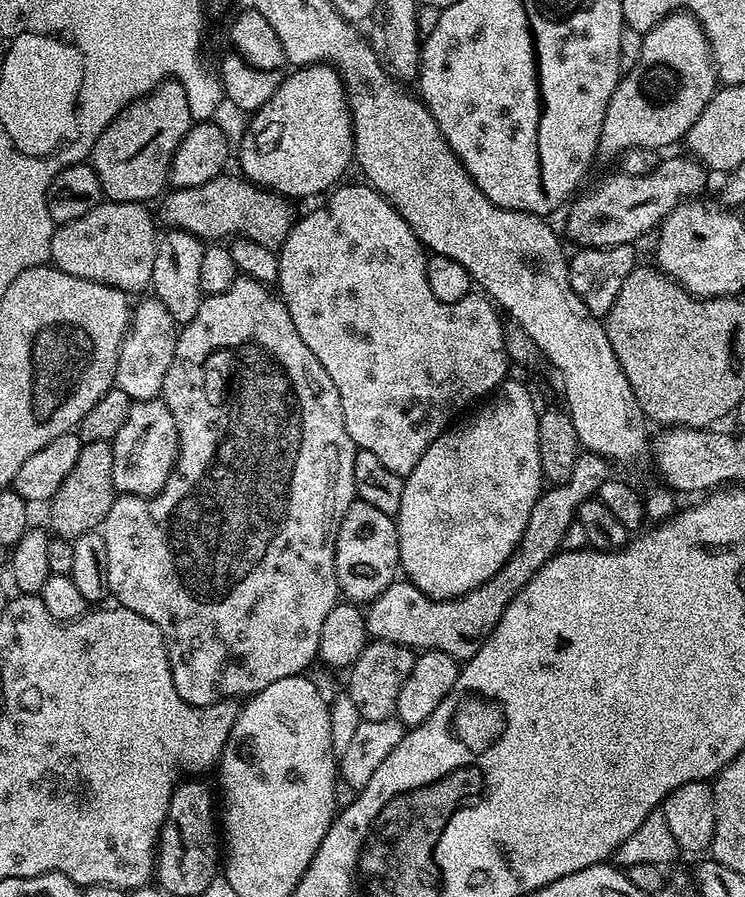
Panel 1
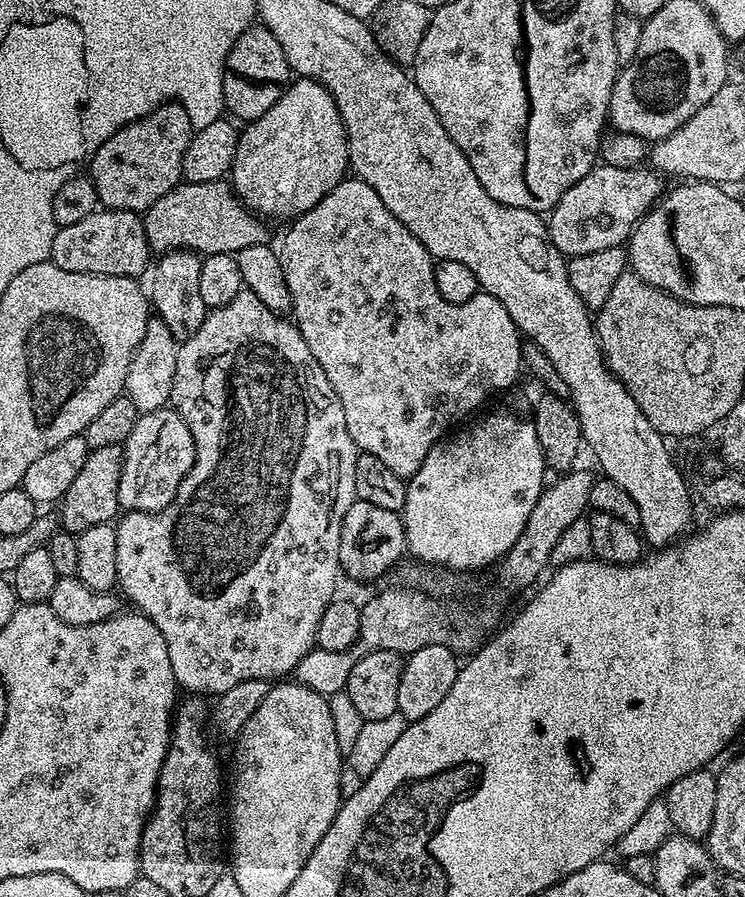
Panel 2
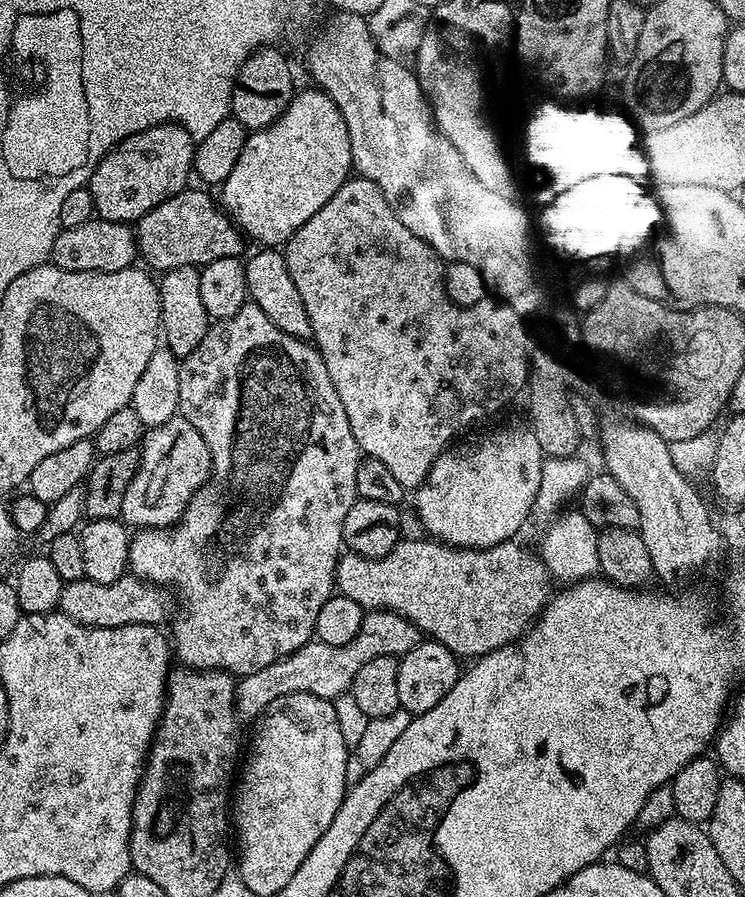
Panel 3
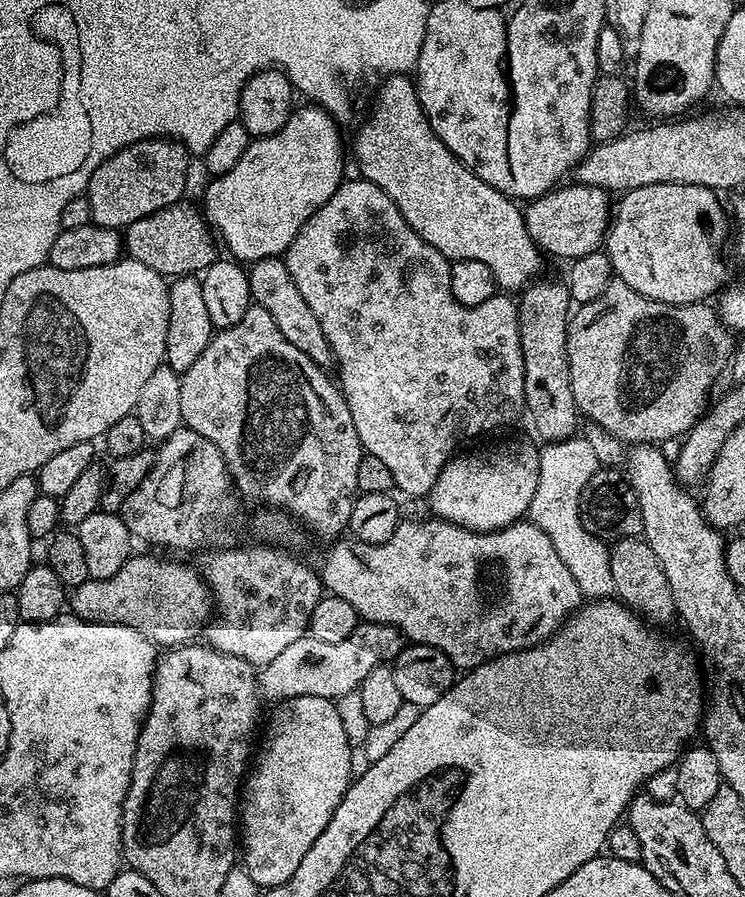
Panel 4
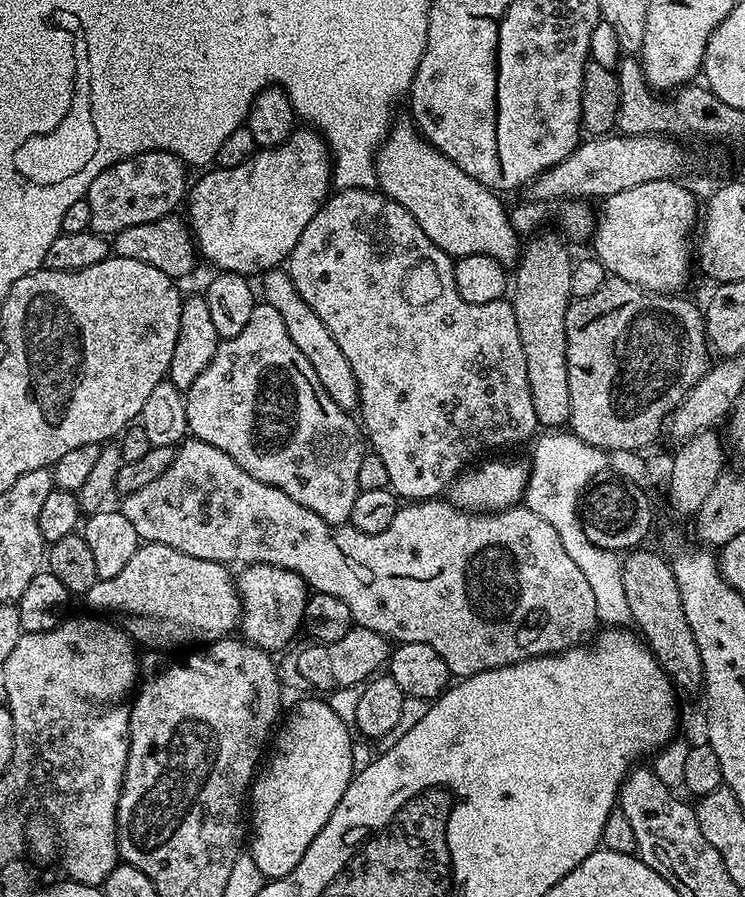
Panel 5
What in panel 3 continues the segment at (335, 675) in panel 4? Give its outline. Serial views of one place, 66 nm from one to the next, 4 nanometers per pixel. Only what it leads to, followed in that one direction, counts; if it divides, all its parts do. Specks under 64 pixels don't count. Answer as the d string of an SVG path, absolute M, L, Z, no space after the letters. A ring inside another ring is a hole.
M383 610L365 611L362 626L358 630L358 634L354 634L354 638L350 638L350 642L346 642L342 646L330 646L326 642L313 638L298 650L291 652L286 658L282 658L270 666L262 666L262 670L254 670L254 674L239 677L236 685L237 717L244 722L247 720L249 722L255 721L266 710L266 706L270 706L270 702L274 702L274 698L282 698L286 694L305 692L306 694L314 694L318 698L335 701L337 696L343 696L351 689L354 674L358 674L358 670L362 670L362 666L366 666L366 662L370 662L370 658L405 656L407 652L414 650L414 646L419 644L421 639L422 633L398 613Z

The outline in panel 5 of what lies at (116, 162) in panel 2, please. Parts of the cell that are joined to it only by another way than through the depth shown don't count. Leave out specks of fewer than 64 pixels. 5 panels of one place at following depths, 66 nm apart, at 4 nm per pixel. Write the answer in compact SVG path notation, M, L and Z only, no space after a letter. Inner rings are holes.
M143 152L120 160L114 166L102 170L86 197L90 206L91 231L111 238L126 230L126 226L142 226L142 222L154 222L163 216L173 215L176 207L183 205L190 187L186 165L173 152Z

